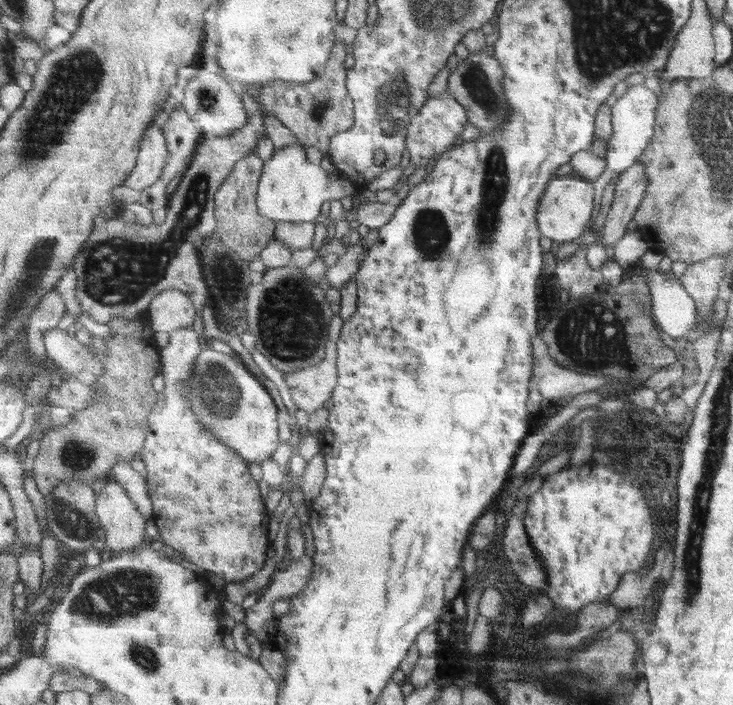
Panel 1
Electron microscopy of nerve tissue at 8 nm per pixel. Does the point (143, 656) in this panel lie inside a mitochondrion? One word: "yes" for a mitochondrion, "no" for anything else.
yes

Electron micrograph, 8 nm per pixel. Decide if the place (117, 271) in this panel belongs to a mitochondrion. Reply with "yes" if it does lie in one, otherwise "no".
yes

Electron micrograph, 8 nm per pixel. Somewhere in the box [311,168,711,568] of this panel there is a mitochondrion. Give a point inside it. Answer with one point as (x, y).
(430, 229)

